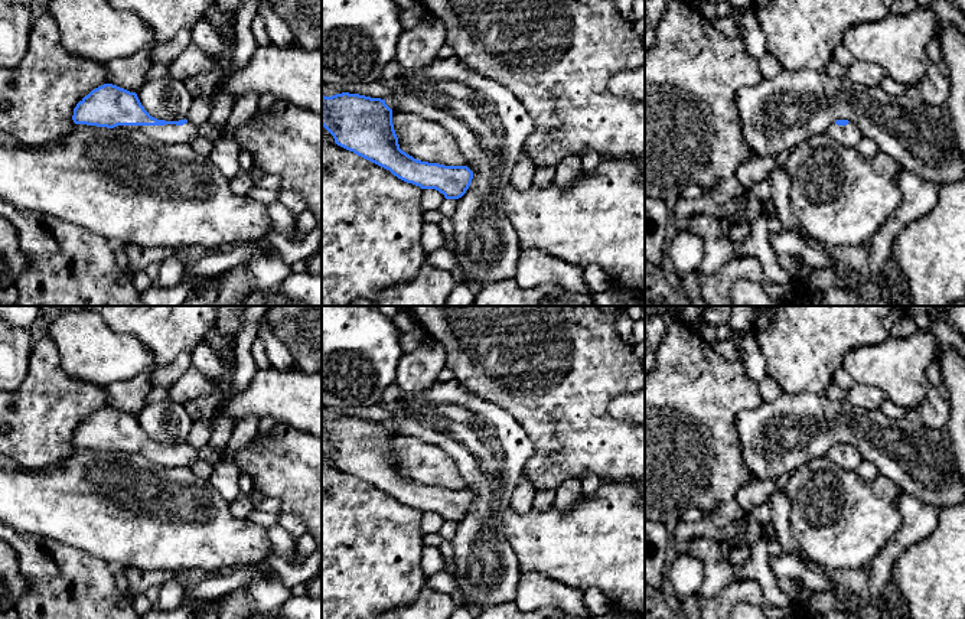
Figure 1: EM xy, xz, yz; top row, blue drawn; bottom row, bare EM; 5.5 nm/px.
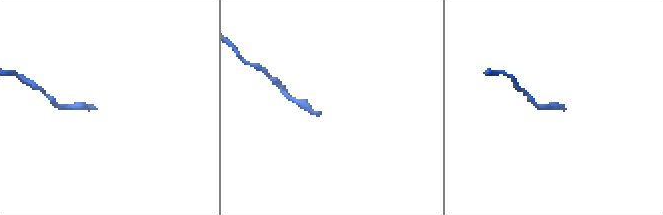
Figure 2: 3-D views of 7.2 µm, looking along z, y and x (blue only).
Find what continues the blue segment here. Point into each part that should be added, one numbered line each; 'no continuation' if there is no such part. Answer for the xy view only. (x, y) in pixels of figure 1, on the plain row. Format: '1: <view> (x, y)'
1: xy (169, 458)

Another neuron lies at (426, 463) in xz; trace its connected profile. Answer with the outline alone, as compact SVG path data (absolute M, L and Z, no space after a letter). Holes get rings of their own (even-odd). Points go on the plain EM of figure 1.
M391 421L385 423L385 427L392 433L392 447L402 475L421 485L444 489L466 489L464 479L457 465L443 449L418 437L397 433Z

